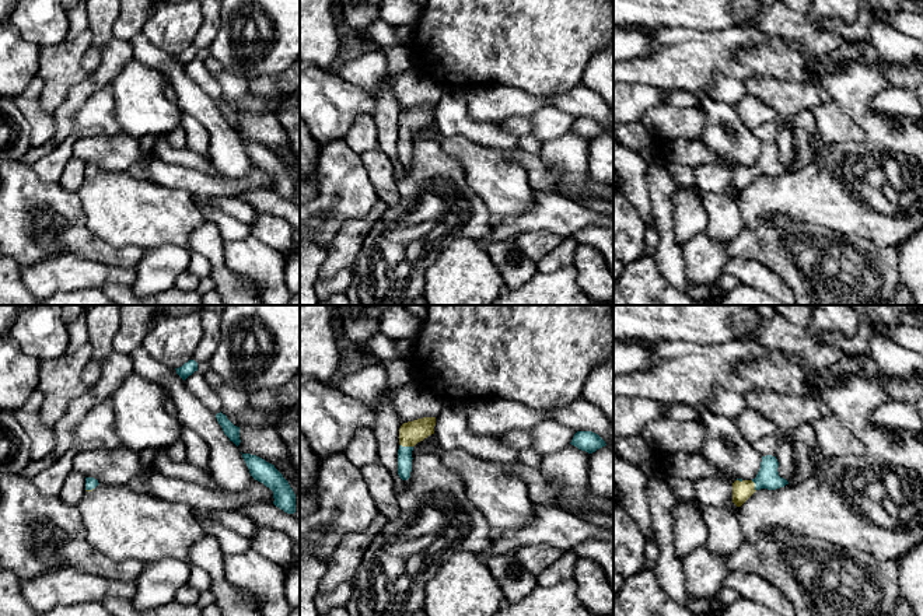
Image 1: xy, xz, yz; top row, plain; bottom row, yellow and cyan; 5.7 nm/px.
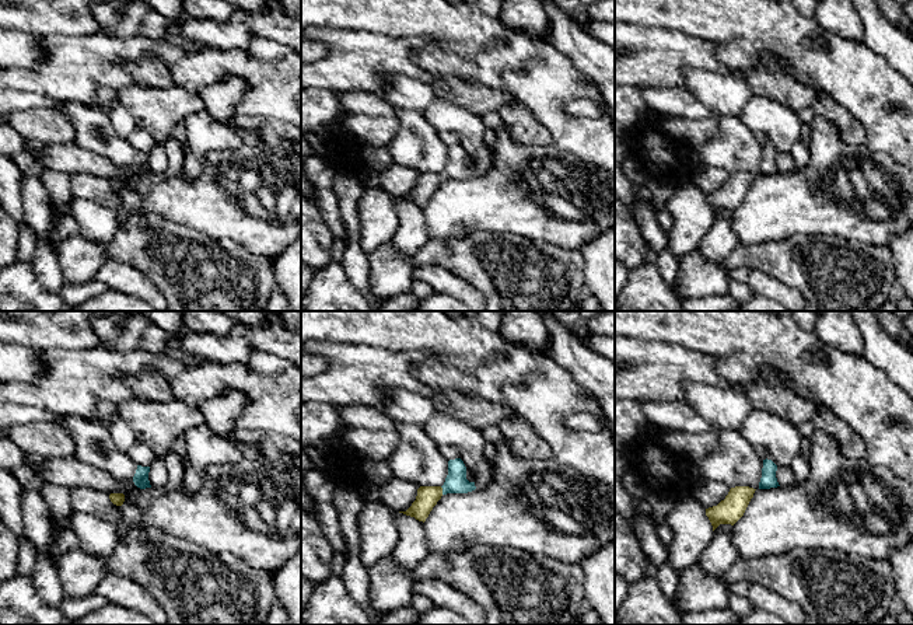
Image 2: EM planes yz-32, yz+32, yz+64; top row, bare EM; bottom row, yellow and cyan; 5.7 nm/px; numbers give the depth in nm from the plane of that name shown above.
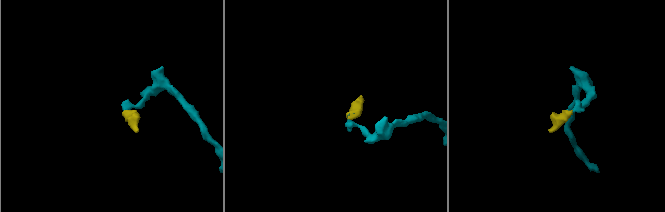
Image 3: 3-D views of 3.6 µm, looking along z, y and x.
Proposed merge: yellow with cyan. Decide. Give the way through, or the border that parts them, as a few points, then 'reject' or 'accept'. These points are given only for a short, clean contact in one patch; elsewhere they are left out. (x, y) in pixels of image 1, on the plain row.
across xz (411, 119), (406, 132), (405, 144) | accept

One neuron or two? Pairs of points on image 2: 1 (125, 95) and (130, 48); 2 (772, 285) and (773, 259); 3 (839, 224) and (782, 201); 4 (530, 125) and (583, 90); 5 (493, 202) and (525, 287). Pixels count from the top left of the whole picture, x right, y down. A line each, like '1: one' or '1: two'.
1: two
2: two
3: one
4: two
5: two

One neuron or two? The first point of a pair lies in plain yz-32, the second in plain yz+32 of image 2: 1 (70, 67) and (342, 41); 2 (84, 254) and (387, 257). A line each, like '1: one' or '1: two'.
1: one
2: one

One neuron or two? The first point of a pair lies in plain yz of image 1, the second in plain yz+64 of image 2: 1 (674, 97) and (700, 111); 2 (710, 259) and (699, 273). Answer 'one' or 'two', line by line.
1: one
2: one

